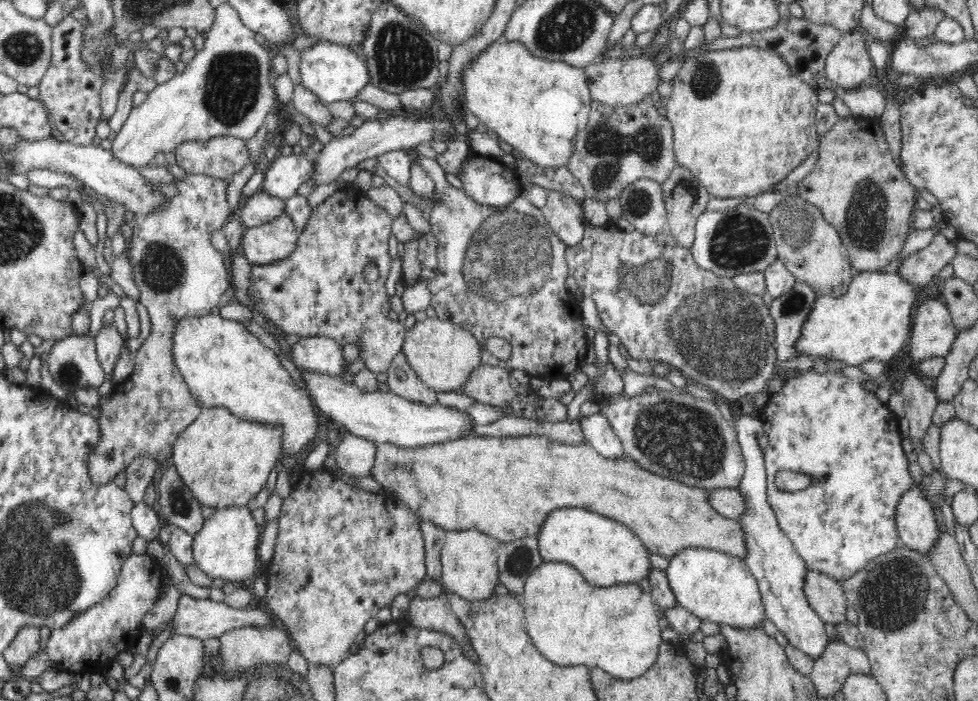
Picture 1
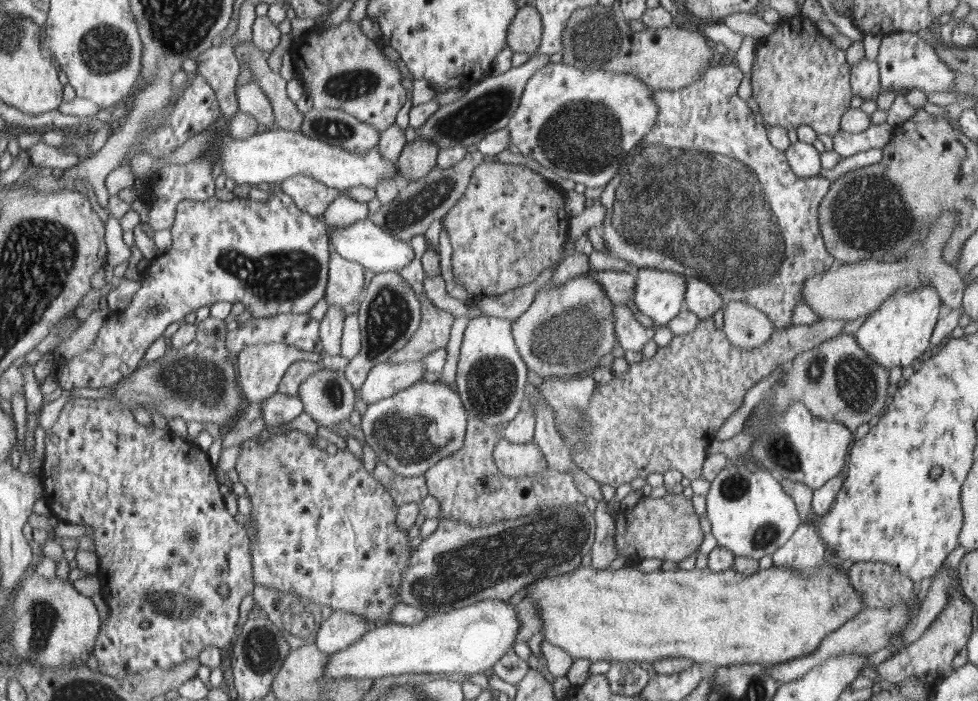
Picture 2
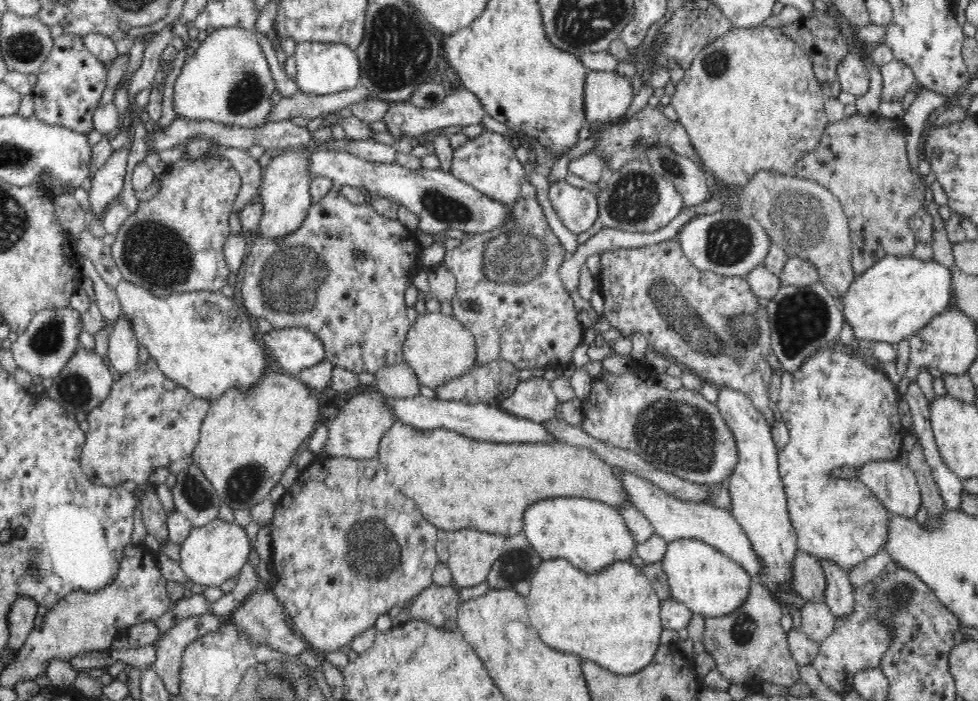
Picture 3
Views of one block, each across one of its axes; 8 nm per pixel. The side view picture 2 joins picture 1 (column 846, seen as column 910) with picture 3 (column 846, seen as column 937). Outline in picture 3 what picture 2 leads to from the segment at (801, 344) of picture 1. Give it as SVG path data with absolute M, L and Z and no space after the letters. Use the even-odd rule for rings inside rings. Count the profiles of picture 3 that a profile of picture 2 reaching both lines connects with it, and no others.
M889 255L868 268L864 274L856 277L848 287L846 296L838 300L841 304L843 318L850 326L857 340L868 342L888 342L896 346L901 340L906 340L924 328L932 318L949 310L953 306L952 275L946 267L932 261L922 261L912 257L896 257Z

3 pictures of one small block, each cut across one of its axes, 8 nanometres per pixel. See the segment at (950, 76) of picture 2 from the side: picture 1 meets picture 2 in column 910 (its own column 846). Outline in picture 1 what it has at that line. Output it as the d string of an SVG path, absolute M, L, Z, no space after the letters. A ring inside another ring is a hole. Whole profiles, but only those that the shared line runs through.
M861 32L844 33L826 58L826 78L845 89L873 81L876 73L867 45Z

